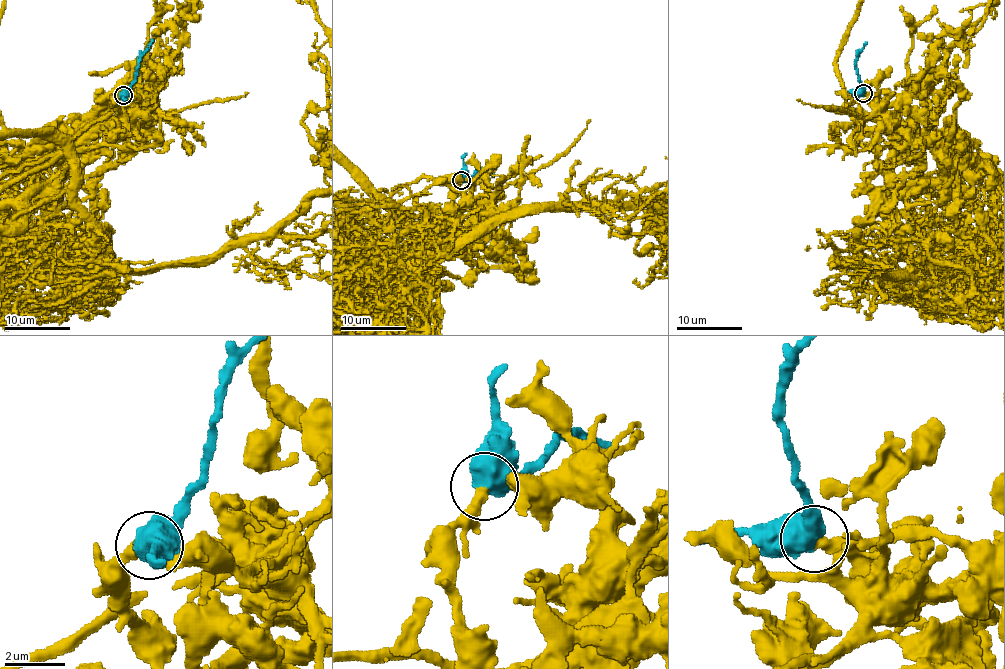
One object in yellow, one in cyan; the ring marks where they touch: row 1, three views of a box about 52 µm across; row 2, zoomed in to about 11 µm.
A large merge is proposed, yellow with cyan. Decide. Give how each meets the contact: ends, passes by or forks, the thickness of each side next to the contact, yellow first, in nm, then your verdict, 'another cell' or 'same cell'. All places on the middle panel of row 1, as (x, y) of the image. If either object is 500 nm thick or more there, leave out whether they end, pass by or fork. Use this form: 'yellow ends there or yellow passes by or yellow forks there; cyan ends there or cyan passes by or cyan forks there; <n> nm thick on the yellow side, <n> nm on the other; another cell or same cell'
380 nm thick on the yellow side, 850 nm on the other; same cell

